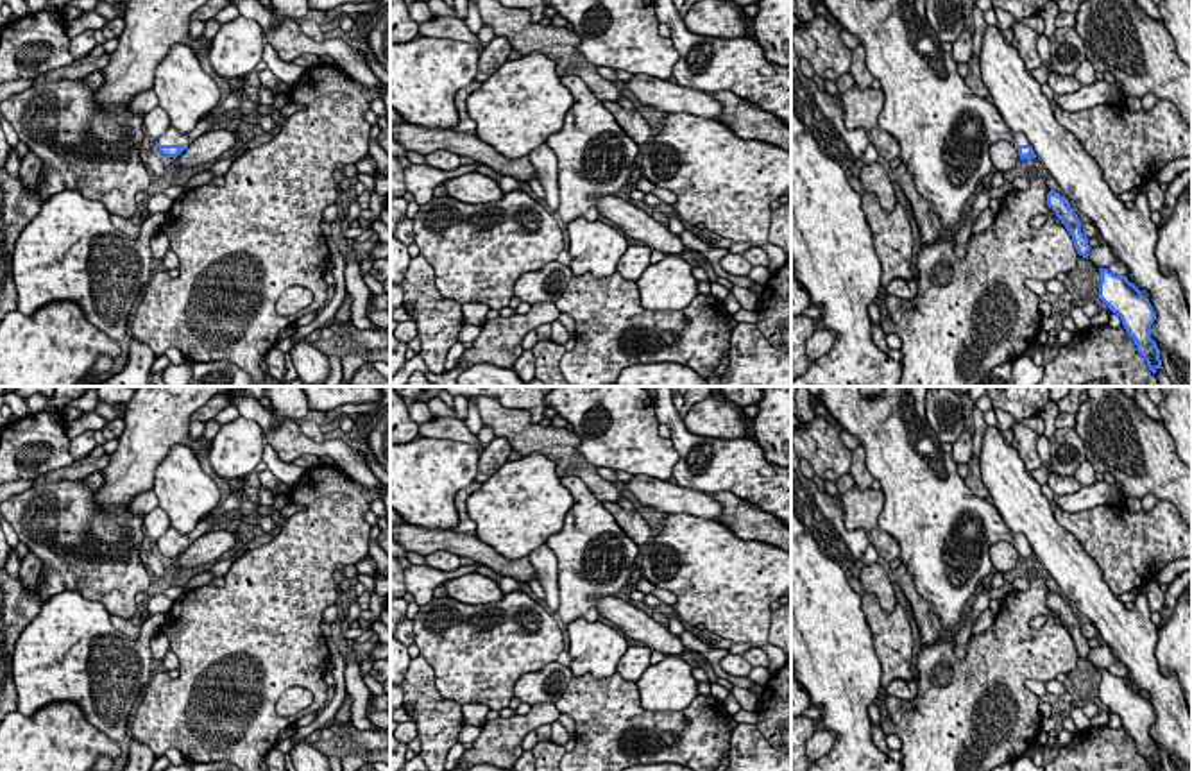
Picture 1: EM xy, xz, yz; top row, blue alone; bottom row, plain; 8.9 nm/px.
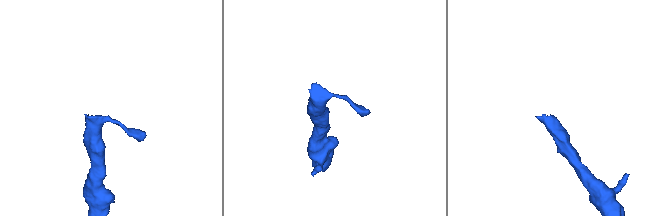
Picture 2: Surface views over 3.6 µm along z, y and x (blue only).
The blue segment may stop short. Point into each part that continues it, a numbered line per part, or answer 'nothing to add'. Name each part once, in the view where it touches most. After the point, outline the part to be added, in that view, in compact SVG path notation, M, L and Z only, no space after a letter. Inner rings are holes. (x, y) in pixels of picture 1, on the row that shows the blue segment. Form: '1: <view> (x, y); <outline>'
1: xy (172, 136); M218 106L206 118L199 120L199 123L186 134L179 132L175 127L168 127L159 138L159 145L192 145L199 136L213 129L213 122L220 116L222 107Z

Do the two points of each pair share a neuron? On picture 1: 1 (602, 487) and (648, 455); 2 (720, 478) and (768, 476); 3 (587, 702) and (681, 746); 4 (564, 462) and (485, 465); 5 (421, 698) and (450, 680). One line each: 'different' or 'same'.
1: different
2: same
3: same
4: different
5: different

